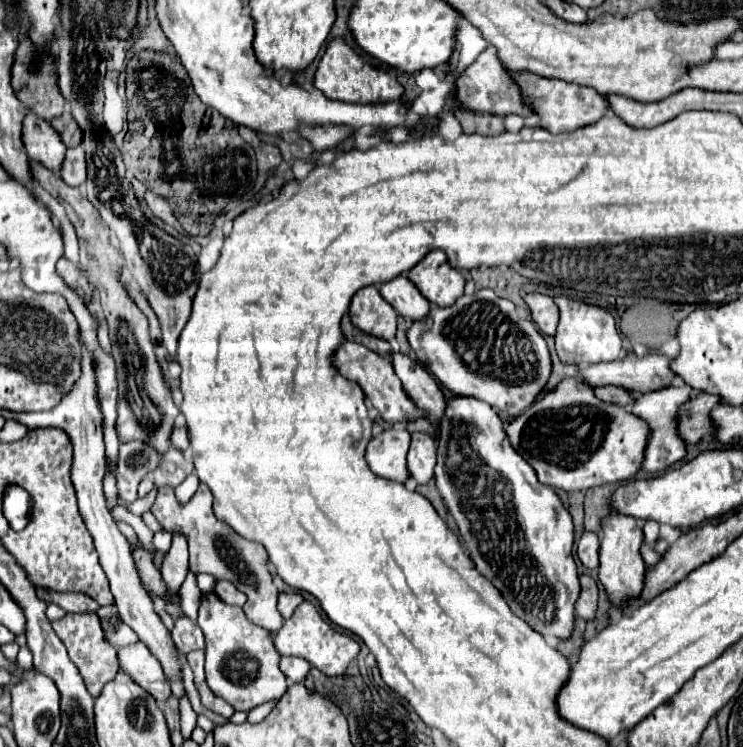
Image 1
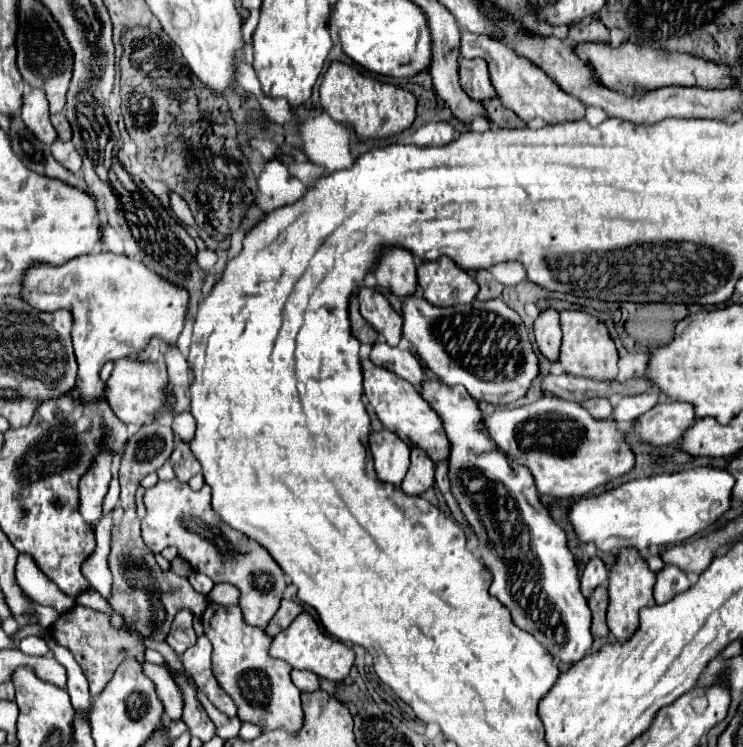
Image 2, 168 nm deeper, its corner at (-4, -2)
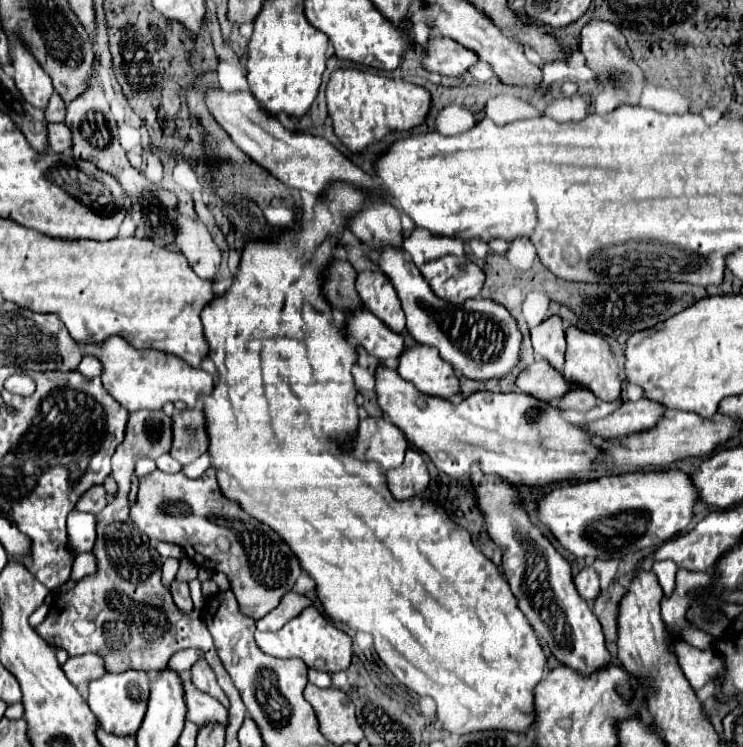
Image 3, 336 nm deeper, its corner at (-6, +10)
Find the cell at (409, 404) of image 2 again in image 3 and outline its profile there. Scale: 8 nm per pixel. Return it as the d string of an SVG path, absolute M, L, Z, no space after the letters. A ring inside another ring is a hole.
M382 366L376 374L376 394L380 408L390 416L390 422L396 424L414 448L422 450L438 470L448 474L450 478L470 478L472 470L470 466L476 462L480 466L480 472L488 476L498 476L514 486L548 486L562 482L562 478L588 472L594 468L596 458L600 456L600 450L590 444L590 432L584 428L570 424L562 418L562 412L538 398L526 396L522 392L510 392L510 394L494 394L494 392L474 392L466 398L436 398L426 396L420 390L414 388L414 384L402 380L396 370Z

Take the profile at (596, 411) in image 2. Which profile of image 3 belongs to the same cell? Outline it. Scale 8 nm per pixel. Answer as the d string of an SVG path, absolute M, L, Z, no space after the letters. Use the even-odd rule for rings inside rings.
M572 386L572 388L568 390L568 394L564 394L564 396L556 402L556 406L558 406L560 410L572 408L572 410L578 410L578 412L588 412L590 408L596 406L596 396L594 396L588 388Z

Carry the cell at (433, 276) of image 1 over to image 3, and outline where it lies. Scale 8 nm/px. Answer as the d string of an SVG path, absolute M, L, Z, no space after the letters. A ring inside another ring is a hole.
M442 256L424 262L420 272L432 292L452 304L464 304L464 300L478 298L484 284L484 272L470 260L458 256Z

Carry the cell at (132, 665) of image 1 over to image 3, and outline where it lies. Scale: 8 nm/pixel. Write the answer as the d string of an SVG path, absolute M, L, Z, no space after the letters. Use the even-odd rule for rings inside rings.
M190 672L180 674L184 682L184 692L186 692L186 704L188 704L188 714L186 718L196 722L198 726L208 726L208 724L222 724L228 726L228 708L224 708L216 698L198 692L192 686Z

